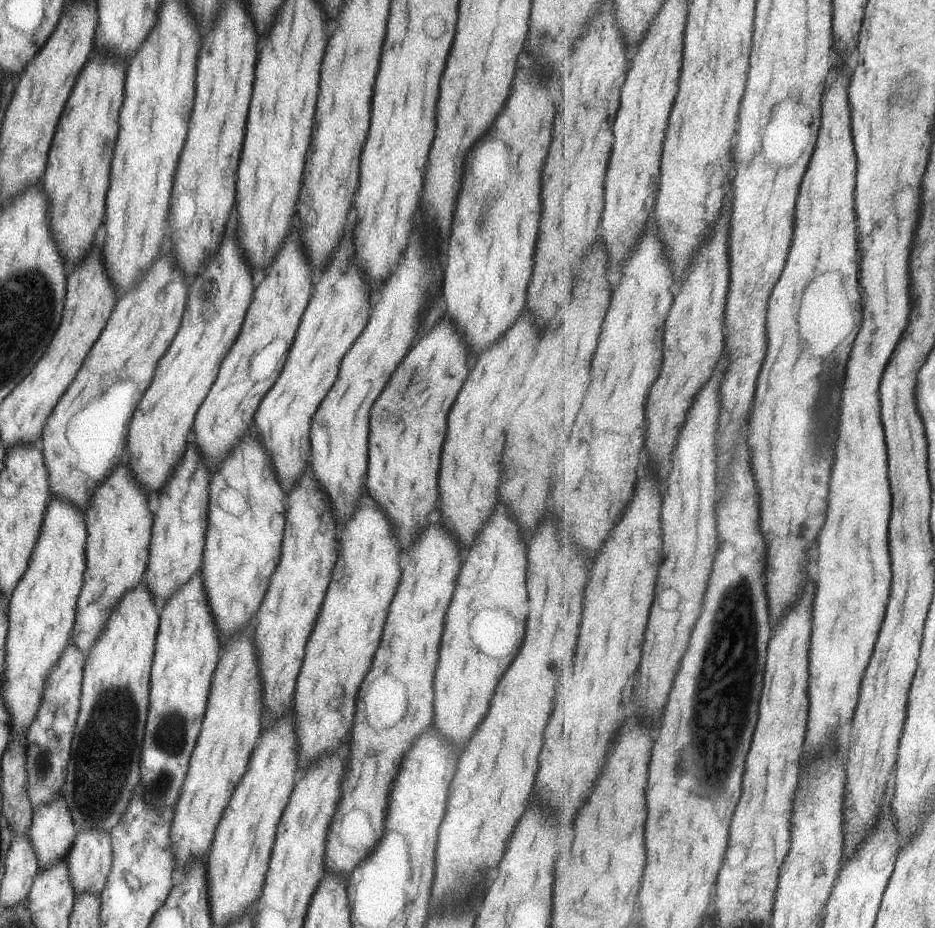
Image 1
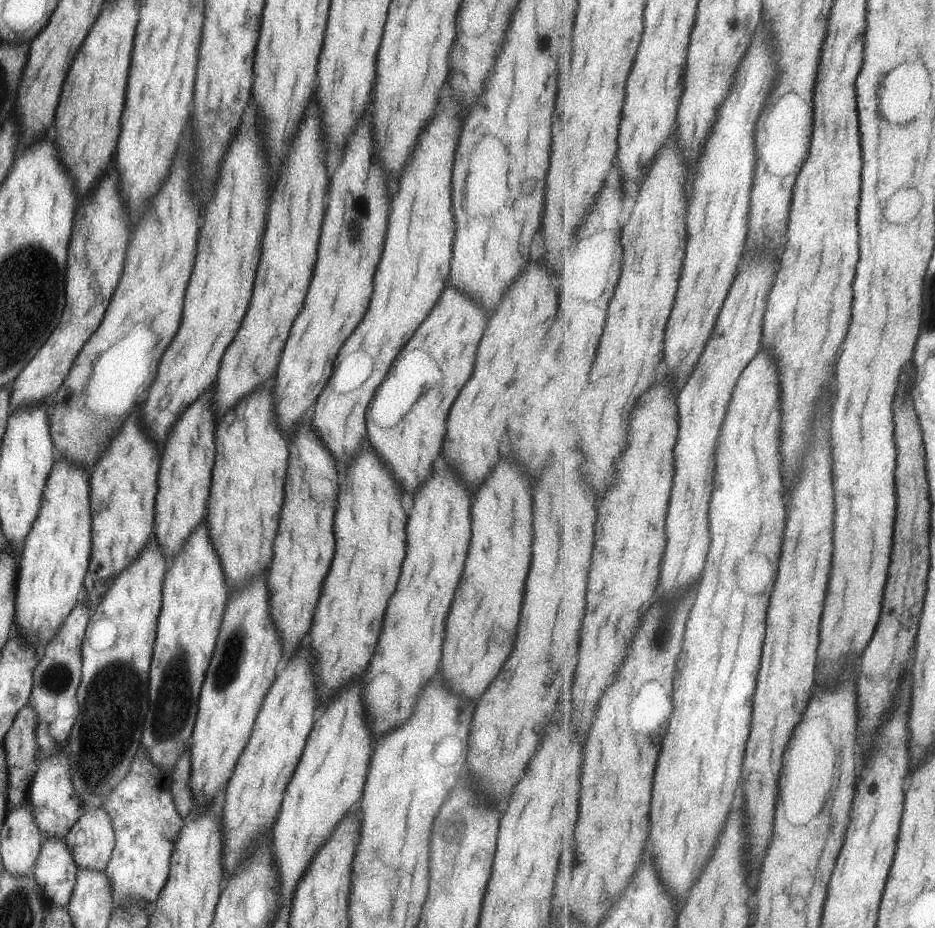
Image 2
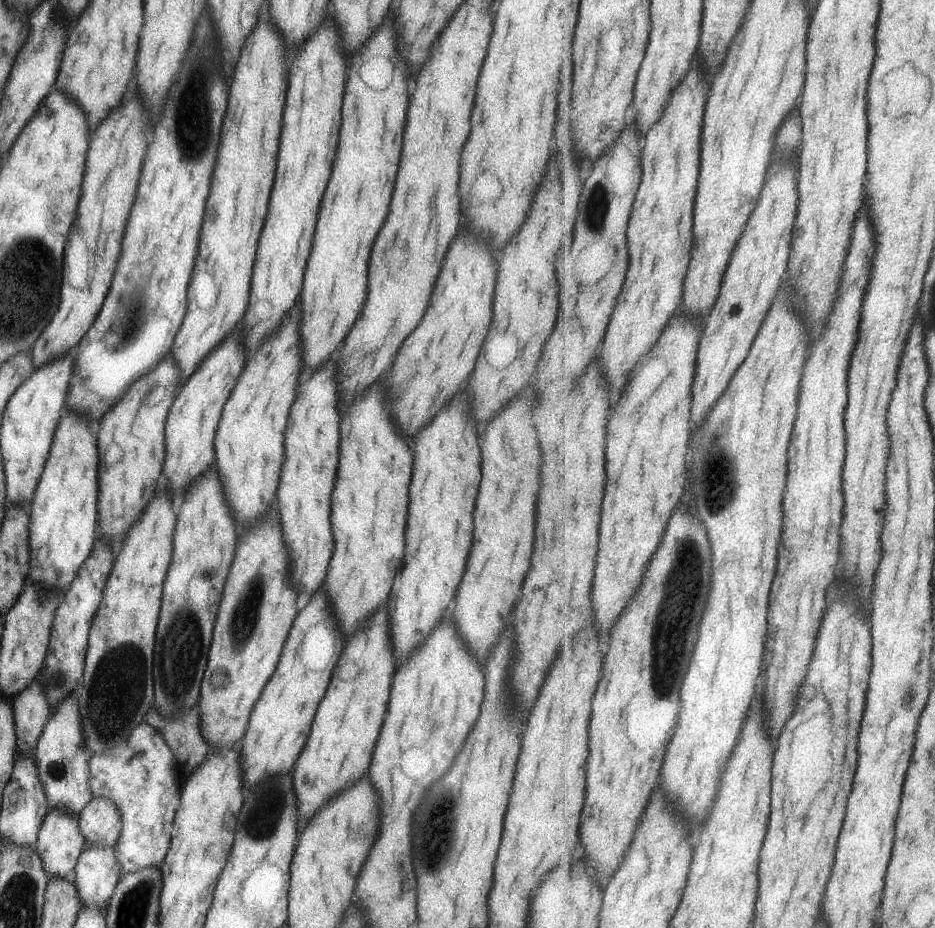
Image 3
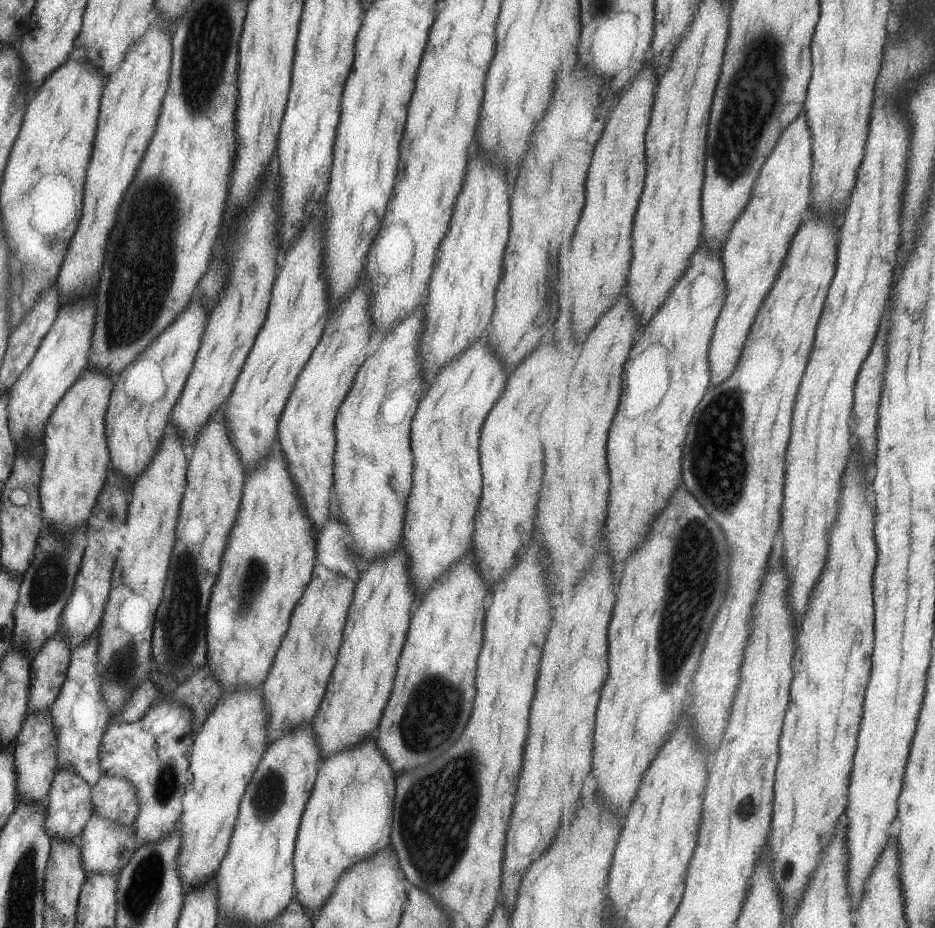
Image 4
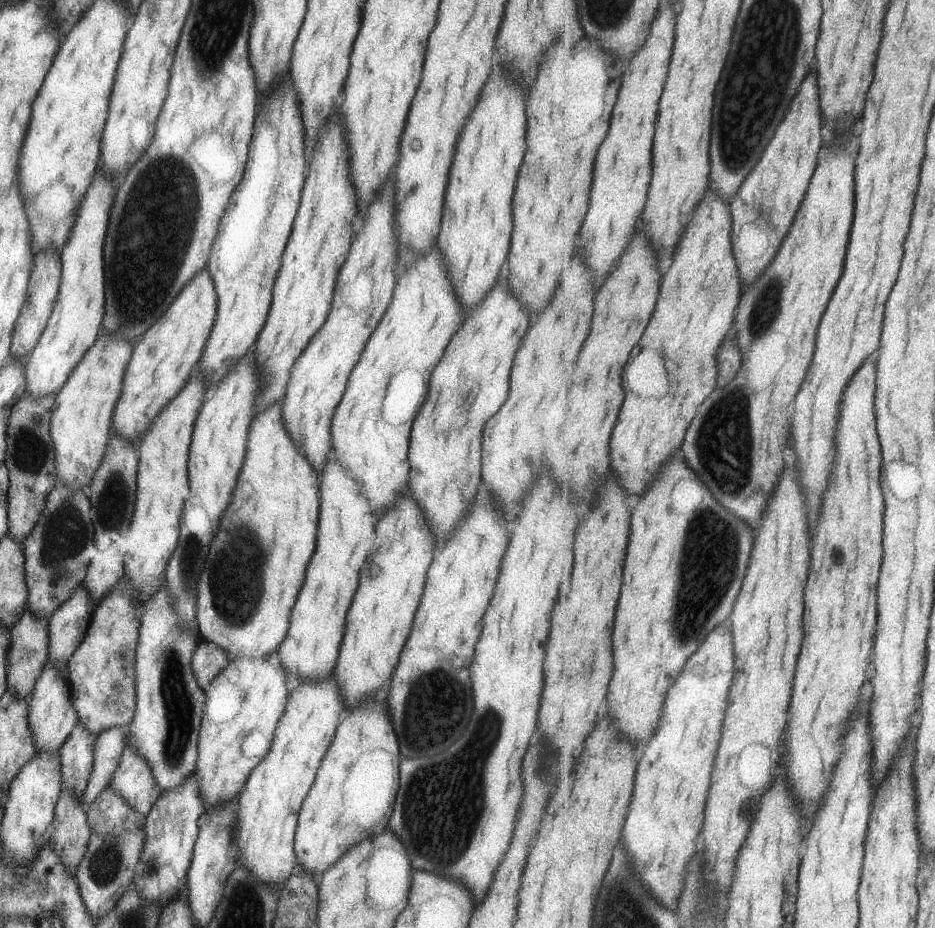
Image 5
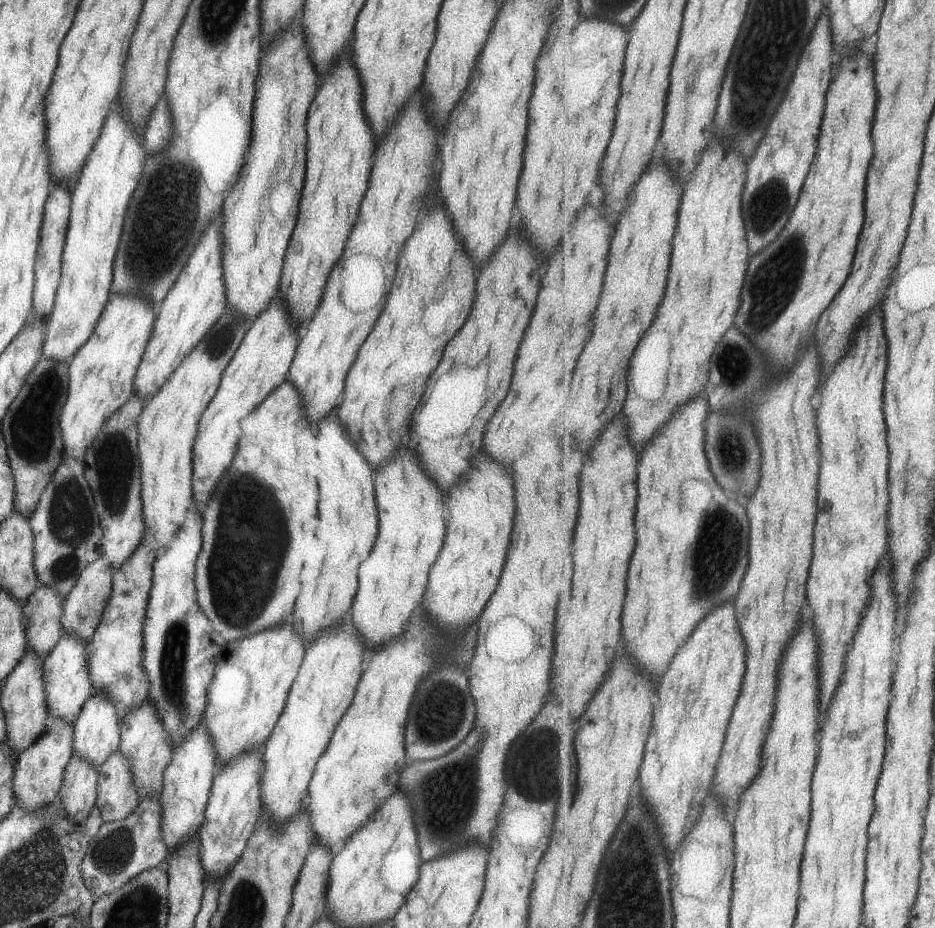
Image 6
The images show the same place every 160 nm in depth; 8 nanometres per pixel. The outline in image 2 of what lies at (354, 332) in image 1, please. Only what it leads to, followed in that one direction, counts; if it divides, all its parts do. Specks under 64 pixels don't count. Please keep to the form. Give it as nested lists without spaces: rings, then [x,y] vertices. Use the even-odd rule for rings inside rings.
[[[363,118],[347,140],[341,156],[343,158],[339,160],[329,180],[329,204],[321,224],[313,278],[303,308],[289,330],[289,338],[283,346],[272,378],[271,394],[274,396],[276,425],[285,440],[309,414],[312,404],[330,377],[337,350],[355,330],[367,310],[371,296],[371,276],[381,254],[387,226],[385,220],[389,192],[385,186],[383,170],[379,168],[377,160],[373,160],[375,146],[369,124],[365,124]],[[367,158],[371,158],[371,162],[367,162]]]

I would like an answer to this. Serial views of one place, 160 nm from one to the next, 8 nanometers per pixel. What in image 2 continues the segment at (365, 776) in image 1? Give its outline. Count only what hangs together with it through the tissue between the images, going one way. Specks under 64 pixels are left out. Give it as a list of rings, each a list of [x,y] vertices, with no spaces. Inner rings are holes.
[[[437,470],[431,474],[431,478],[423,484],[423,488],[417,492],[417,496],[413,498],[413,508],[411,508],[411,514],[409,514],[409,520],[407,520],[407,550],[405,550],[405,558],[403,558],[403,564],[401,564],[401,574],[399,574],[399,582],[397,582],[397,588],[393,592],[393,596],[389,598],[389,604],[387,604],[387,610],[385,610],[385,618],[383,618],[383,626],[381,626],[381,634],[377,638],[377,646],[375,646],[375,654],[371,656],[371,662],[367,665],[367,670],[361,678],[360,688],[360,702],[364,710],[364,721],[367,728],[370,730],[373,736],[373,742],[377,738],[390,733],[393,729],[401,726],[410,714],[414,702],[420,695],[422,688],[428,684],[431,676],[435,672],[439,671],[439,664],[441,660],[441,647],[444,635],[444,620],[447,614],[447,608],[451,604],[451,596],[453,596],[453,590],[461,578],[461,570],[463,570],[463,560],[465,560],[465,552],[467,552],[467,542],[469,542],[469,494],[467,490],[461,486],[459,480],[455,480],[455,476],[451,474],[451,470]]]

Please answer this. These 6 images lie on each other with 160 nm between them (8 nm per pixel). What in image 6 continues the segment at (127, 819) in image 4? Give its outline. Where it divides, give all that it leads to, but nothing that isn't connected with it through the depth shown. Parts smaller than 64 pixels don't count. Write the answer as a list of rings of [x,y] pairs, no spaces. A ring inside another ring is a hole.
[[[146,696],[140,705],[129,711],[119,724],[120,741],[116,751],[129,759],[132,772],[132,781],[138,798],[154,793],[160,794],[162,787],[162,774],[171,761],[172,748],[170,737],[163,728],[161,719],[156,714],[152,701]]]

